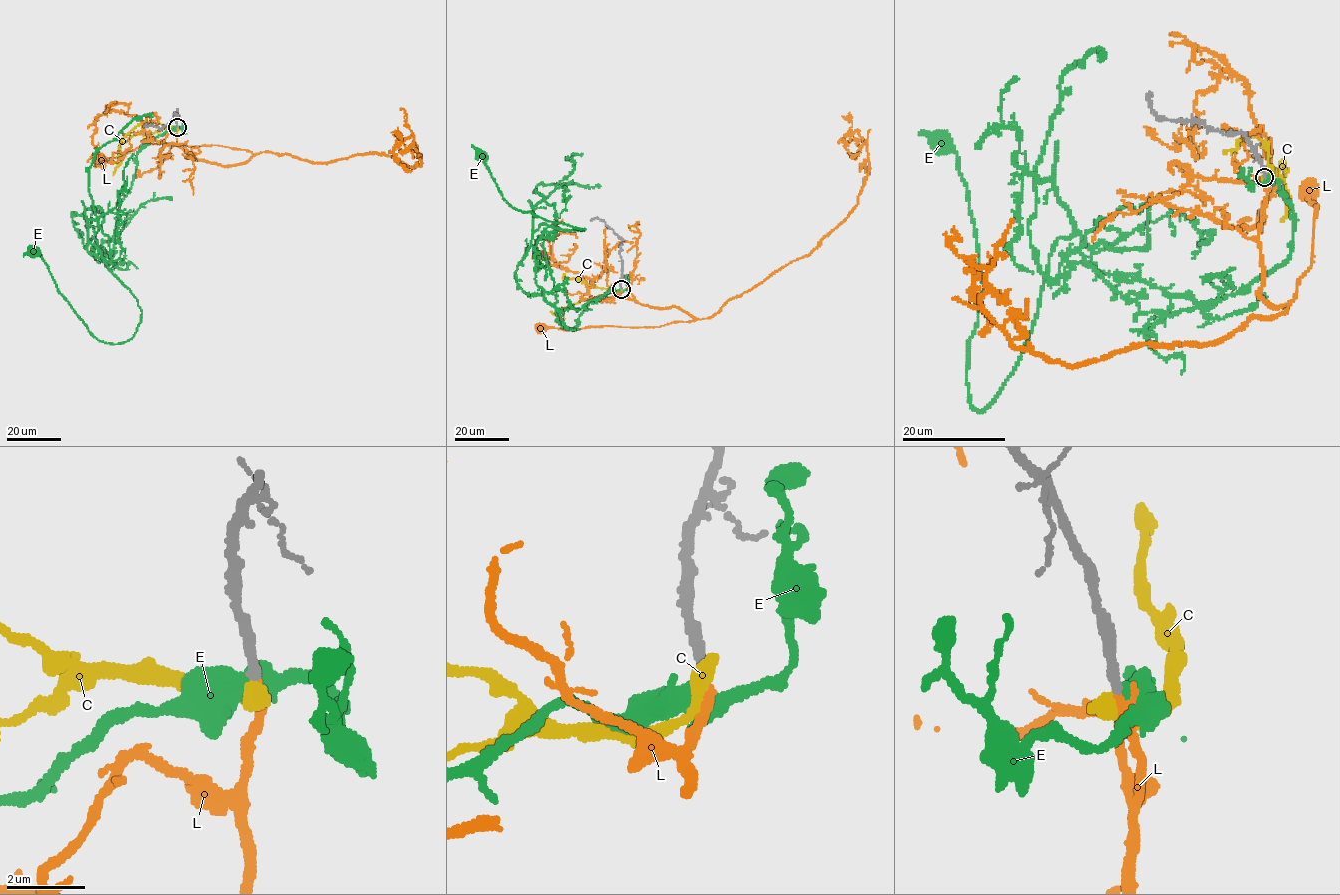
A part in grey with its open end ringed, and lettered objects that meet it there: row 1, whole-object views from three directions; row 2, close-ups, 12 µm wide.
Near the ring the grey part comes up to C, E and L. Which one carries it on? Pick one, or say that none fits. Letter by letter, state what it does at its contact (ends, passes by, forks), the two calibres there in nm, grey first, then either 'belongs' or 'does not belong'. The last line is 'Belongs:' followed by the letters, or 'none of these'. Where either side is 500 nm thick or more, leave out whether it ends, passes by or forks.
C: 240/550 nm | does not belong
E: it passes by | 240/320 nm | does not belong
L: it ends | 240/240 nm | belongs
Belongs: L

